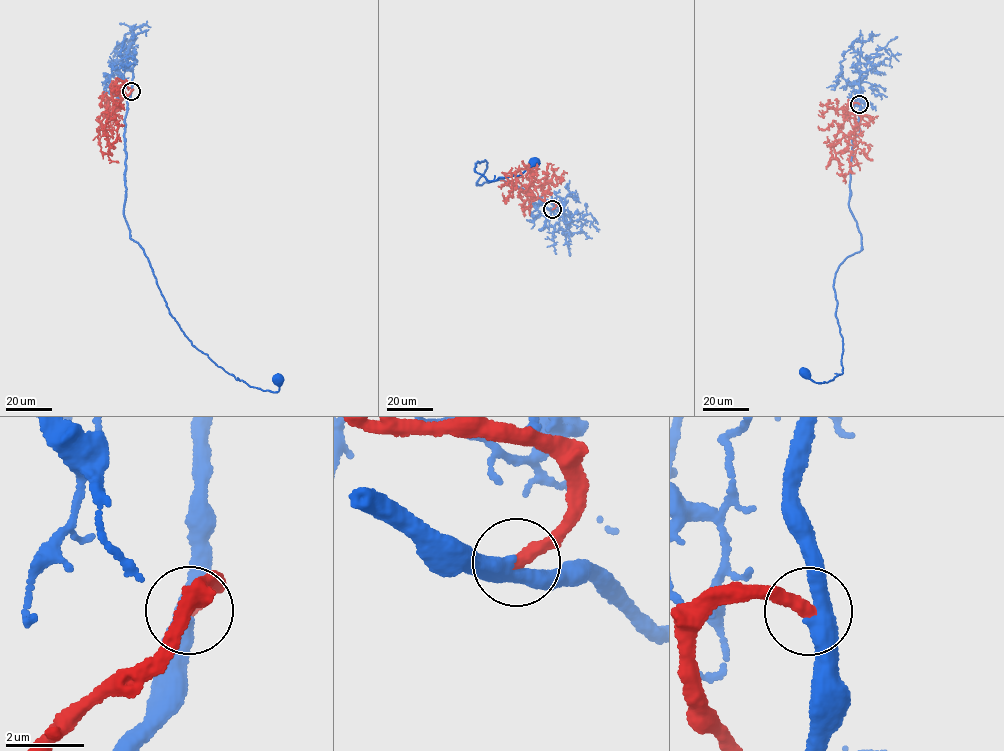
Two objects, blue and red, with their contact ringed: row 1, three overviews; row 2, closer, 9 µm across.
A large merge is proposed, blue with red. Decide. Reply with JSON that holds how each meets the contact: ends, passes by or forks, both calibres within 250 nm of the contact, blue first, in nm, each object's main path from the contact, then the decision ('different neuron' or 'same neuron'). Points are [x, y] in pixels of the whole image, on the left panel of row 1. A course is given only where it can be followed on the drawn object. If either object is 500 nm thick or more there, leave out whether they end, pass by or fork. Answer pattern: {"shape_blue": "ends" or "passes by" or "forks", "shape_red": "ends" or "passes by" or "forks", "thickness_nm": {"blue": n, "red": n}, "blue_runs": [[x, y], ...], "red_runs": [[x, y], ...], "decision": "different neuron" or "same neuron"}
{"shape_blue": "passes by", "shape_red": "ends", "thickness_nm": {"blue": 460, "red": 360}, "blue_runs": [[131, 91], [124, 121], [130, 237], [193, 345], [254, 387], [277, 392], [278, 379]], "red_runs": [[131, 91], [113, 112], [114, 118], [105, 121], [109, 158], [119, 163]], "decision": "same neuron"}

